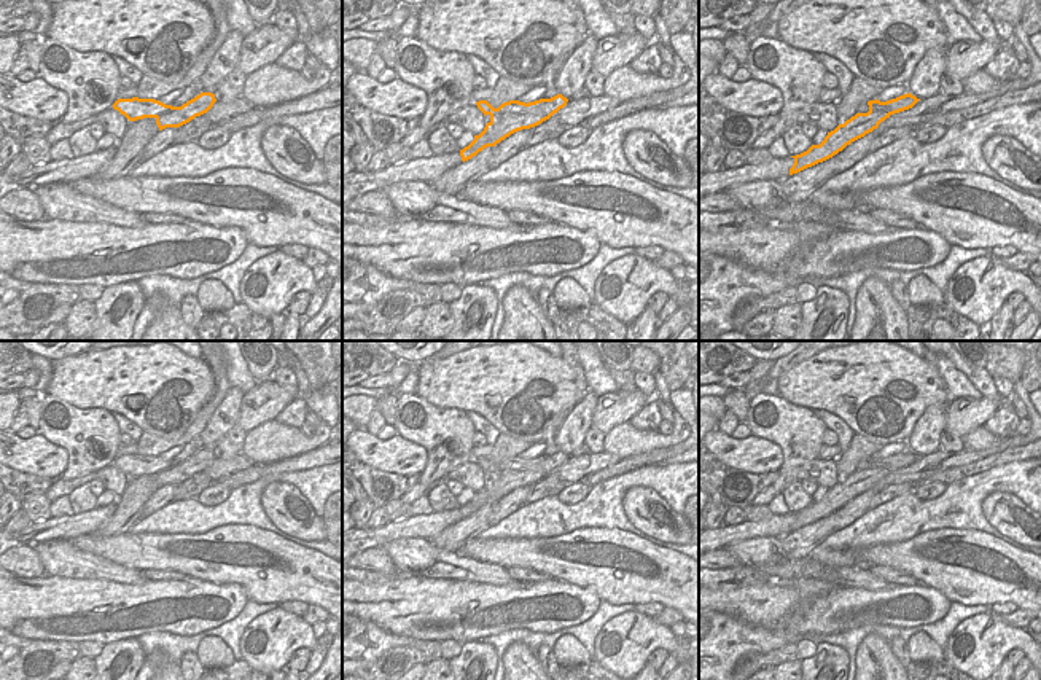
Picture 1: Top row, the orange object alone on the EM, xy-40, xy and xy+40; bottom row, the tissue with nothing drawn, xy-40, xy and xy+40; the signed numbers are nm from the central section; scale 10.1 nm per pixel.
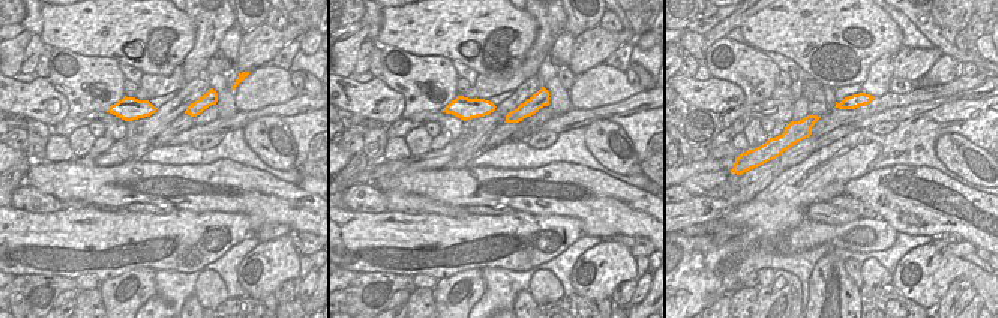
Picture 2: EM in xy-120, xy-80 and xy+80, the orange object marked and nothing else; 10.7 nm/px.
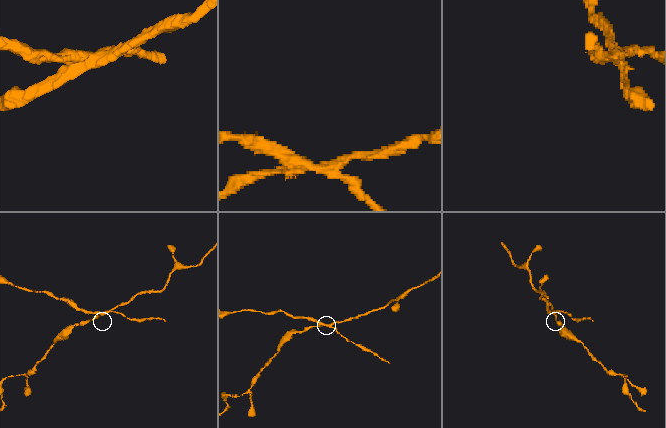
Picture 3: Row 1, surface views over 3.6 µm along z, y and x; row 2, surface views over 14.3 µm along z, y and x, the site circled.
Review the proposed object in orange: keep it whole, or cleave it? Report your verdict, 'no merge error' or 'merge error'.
merge error

